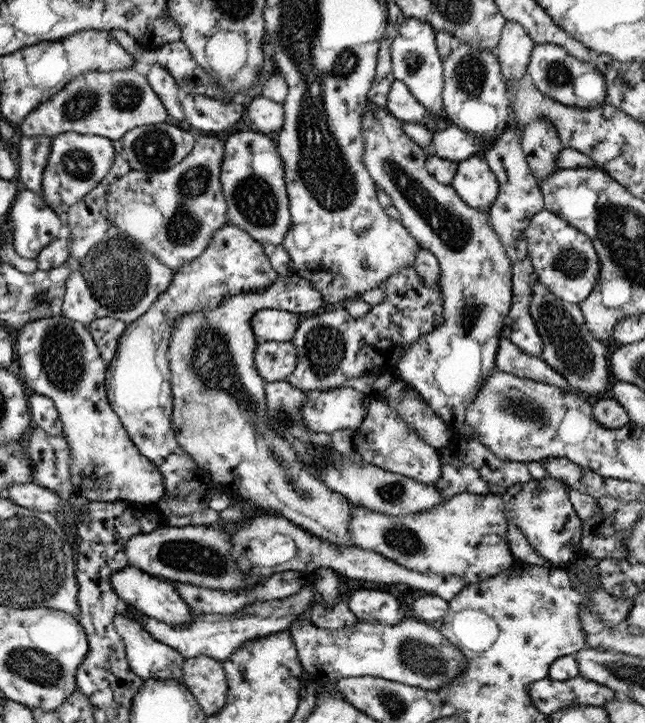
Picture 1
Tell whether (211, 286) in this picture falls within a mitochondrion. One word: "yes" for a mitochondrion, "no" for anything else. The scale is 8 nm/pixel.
no

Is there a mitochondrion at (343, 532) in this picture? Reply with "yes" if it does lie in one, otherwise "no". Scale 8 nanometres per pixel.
no

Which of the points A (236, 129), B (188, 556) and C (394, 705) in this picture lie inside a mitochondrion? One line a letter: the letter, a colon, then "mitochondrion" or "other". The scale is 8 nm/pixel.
A: other
B: mitochondrion
C: mitochondrion

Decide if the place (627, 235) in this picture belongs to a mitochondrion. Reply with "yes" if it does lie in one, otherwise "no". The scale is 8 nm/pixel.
yes

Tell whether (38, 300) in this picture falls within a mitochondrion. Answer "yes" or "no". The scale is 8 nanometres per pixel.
yes

